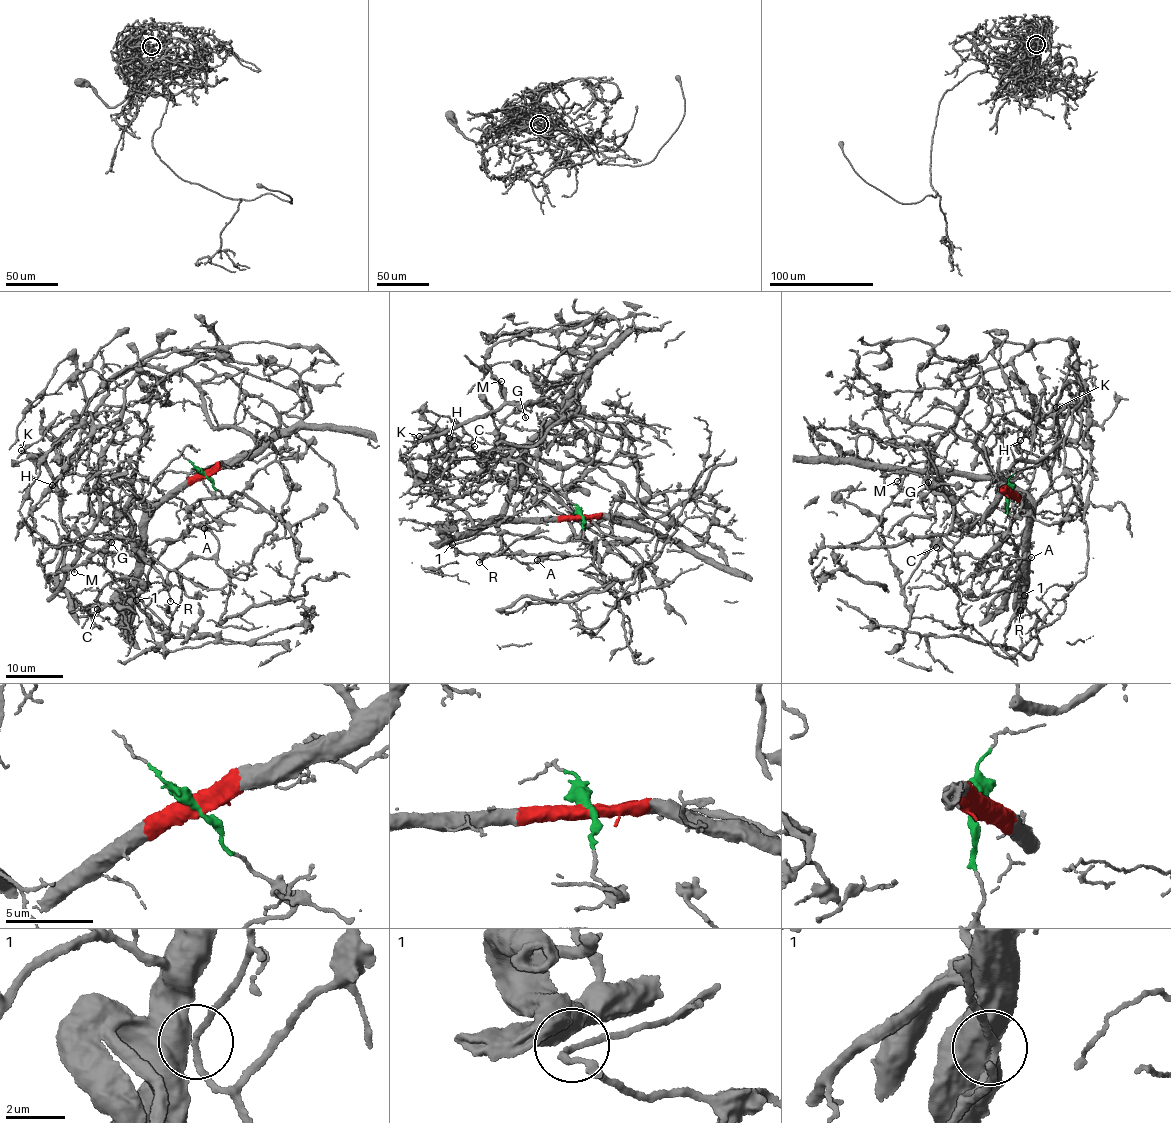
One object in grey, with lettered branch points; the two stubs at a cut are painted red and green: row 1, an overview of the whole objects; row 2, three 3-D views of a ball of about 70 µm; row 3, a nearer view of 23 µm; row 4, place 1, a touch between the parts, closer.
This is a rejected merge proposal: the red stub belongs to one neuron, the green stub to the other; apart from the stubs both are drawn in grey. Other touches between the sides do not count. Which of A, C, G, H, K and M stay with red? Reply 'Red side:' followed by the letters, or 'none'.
Red side: C, G, H, K, M

